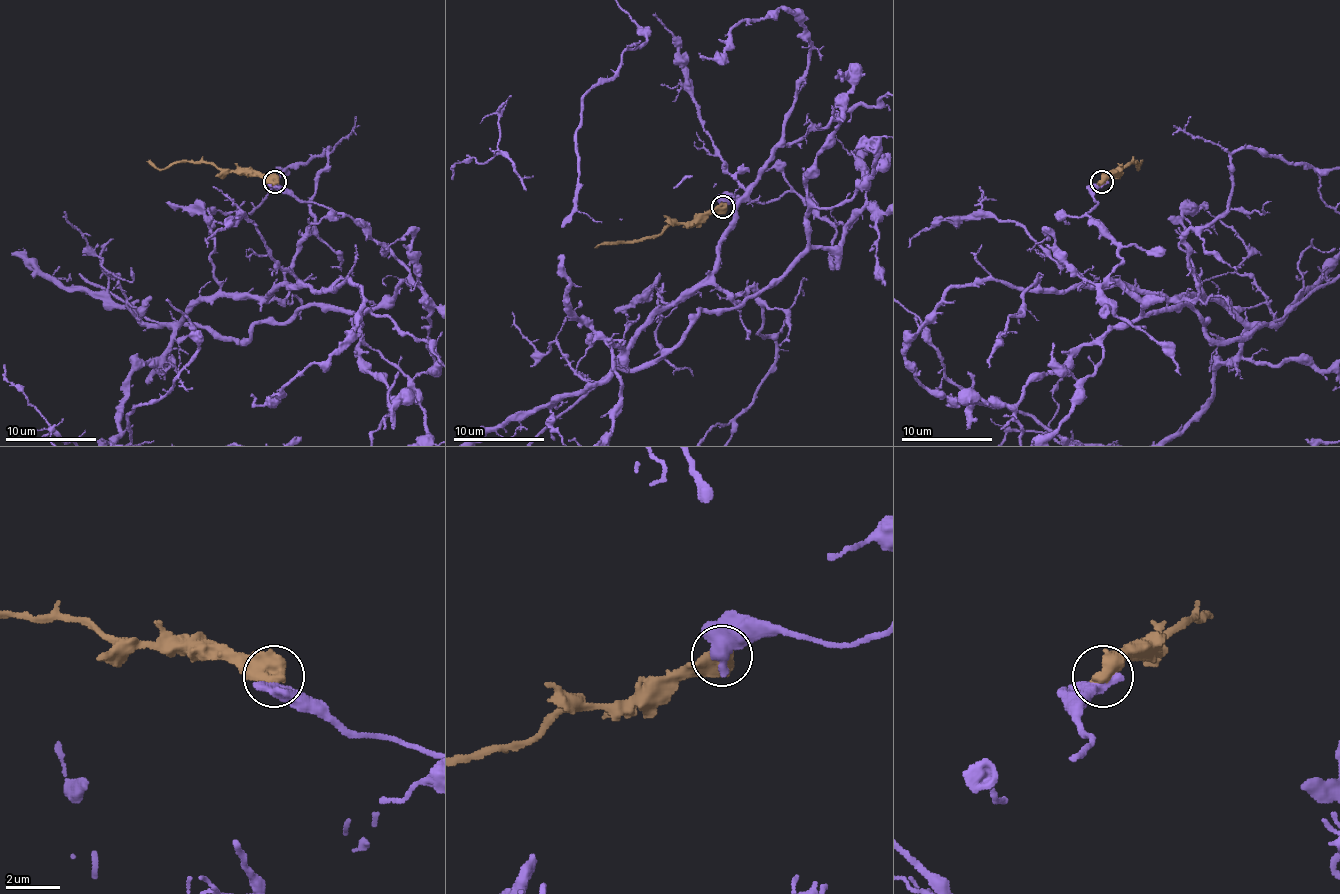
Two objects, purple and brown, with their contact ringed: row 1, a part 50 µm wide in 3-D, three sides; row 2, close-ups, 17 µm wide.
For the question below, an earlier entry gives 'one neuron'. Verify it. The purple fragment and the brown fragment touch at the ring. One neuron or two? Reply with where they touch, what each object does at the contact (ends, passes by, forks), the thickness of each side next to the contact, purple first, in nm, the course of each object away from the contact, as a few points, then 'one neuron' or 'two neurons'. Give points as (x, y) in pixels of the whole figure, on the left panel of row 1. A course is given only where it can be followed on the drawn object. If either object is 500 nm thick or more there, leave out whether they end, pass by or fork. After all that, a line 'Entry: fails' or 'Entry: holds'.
at (275, 182); 600 nm thick on the purple side, 700 nm on the other; brown runs (274, 182), (244, 173), (221, 173), (203, 162), (173, 162), (155, 168), (146, 162); two neurons
Entry: fails

